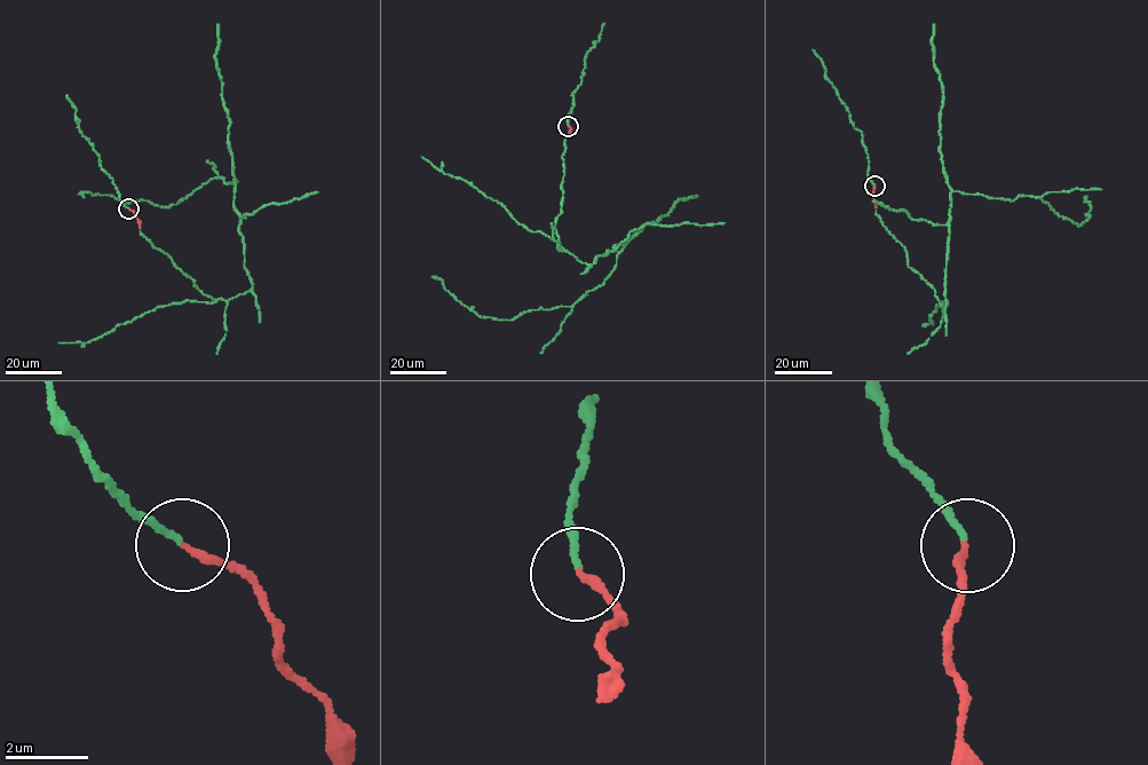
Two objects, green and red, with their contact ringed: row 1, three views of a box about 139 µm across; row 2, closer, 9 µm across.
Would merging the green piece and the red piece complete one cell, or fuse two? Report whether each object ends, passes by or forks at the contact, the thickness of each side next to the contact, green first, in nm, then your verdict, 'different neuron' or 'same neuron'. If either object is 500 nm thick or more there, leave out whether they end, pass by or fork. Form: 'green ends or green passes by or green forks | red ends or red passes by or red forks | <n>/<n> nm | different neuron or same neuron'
green ends | red ends | 140/180 nm | same neuron

